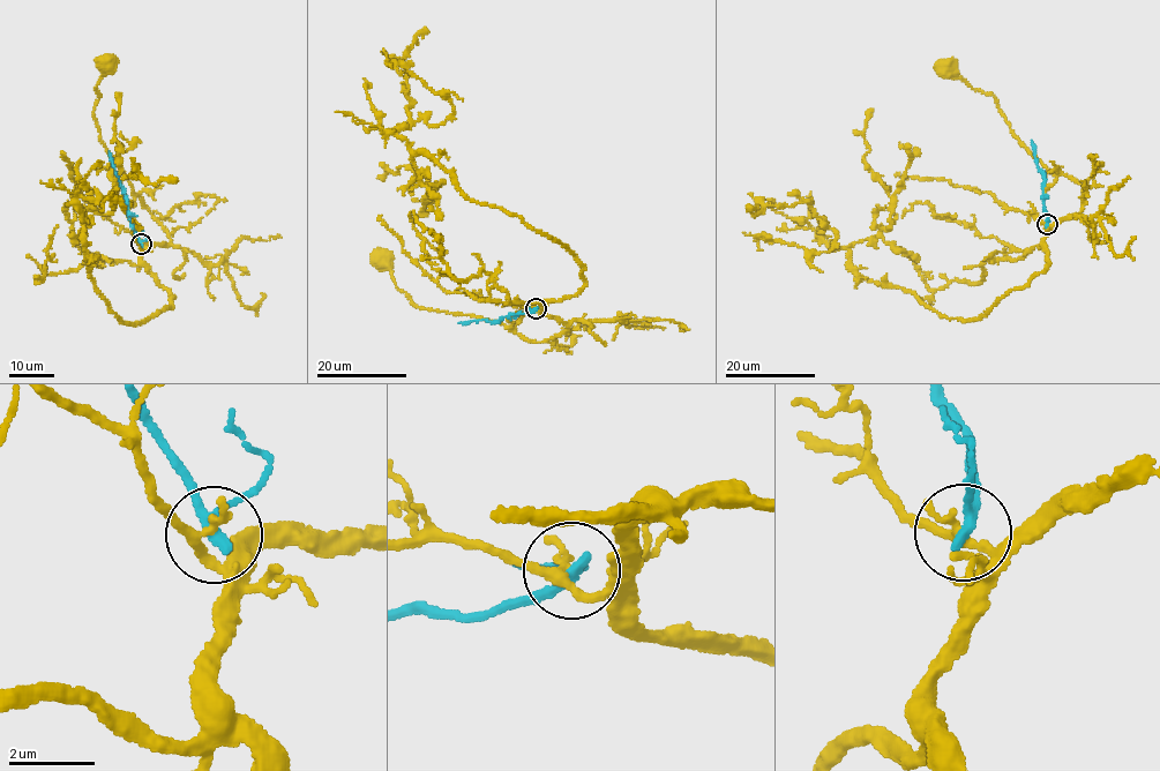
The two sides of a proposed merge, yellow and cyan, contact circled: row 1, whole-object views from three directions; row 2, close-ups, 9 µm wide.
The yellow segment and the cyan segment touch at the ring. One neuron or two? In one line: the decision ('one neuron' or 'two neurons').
two neurons

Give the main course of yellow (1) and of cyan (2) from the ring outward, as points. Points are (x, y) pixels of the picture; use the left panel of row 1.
1: (141, 242), (169, 246), (170, 233), (133, 194), (100, 137), (94, 112), (98, 98), (95, 88), (107, 65)
2: (141, 244), (129, 221), (125, 192), (110, 151)

